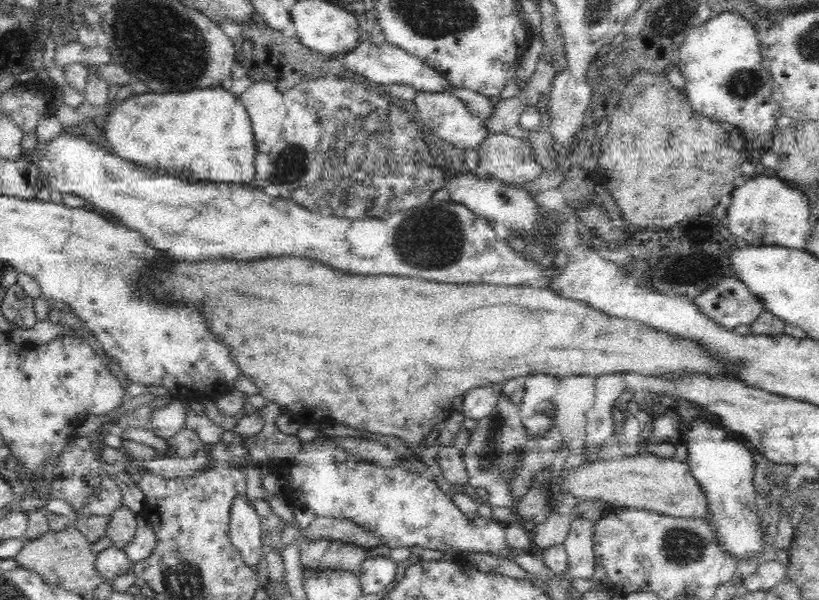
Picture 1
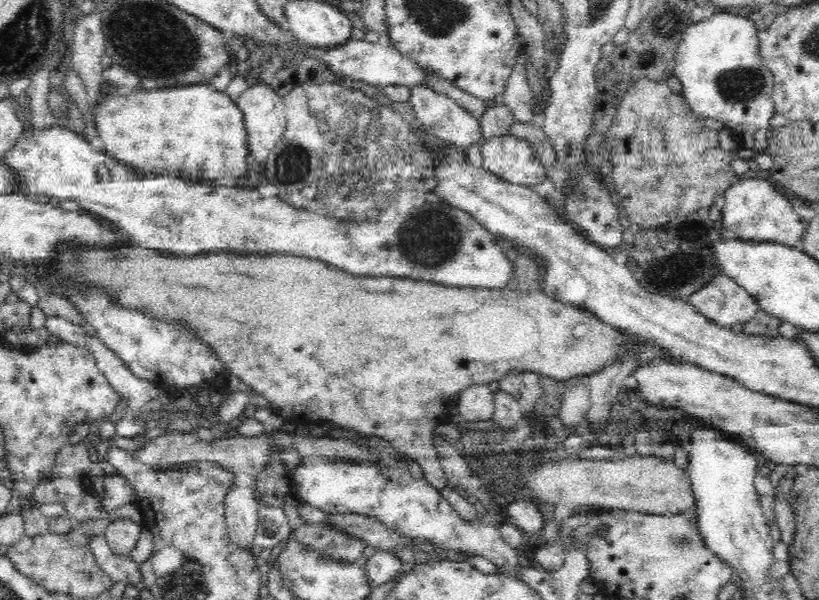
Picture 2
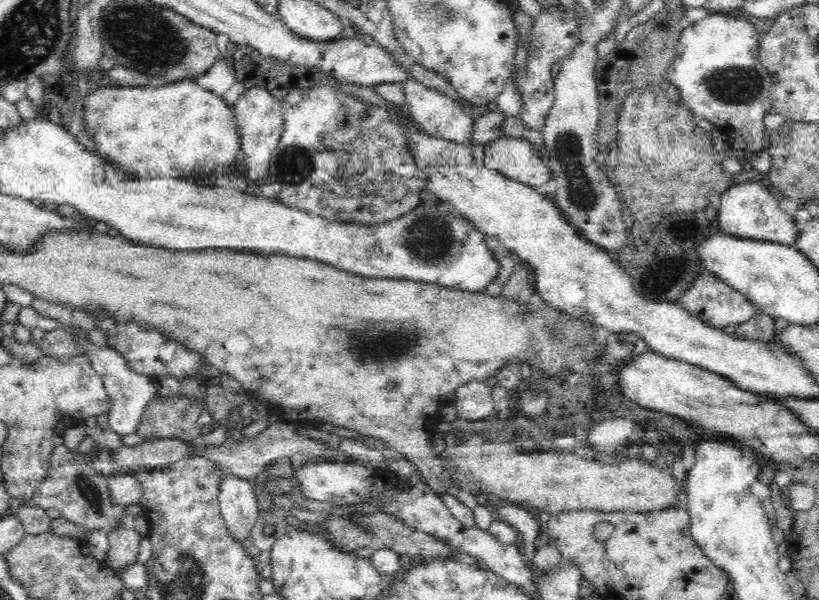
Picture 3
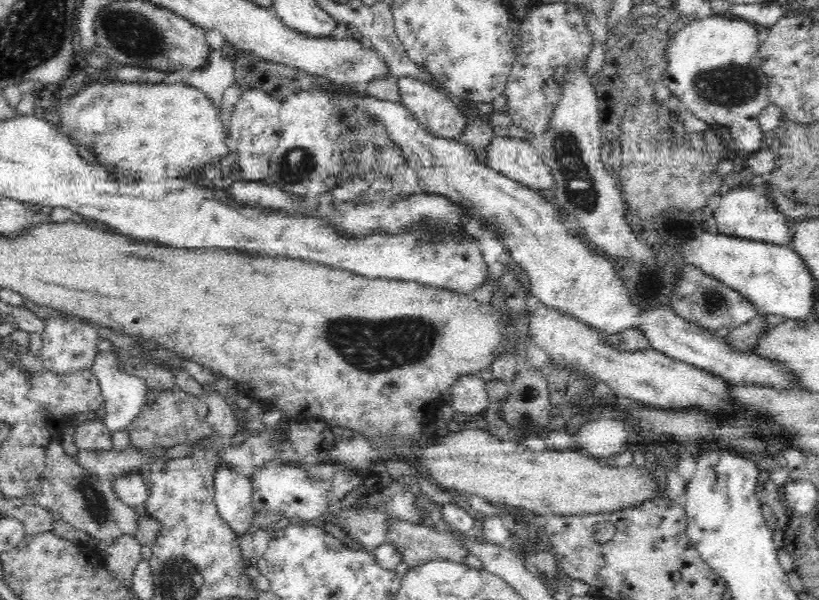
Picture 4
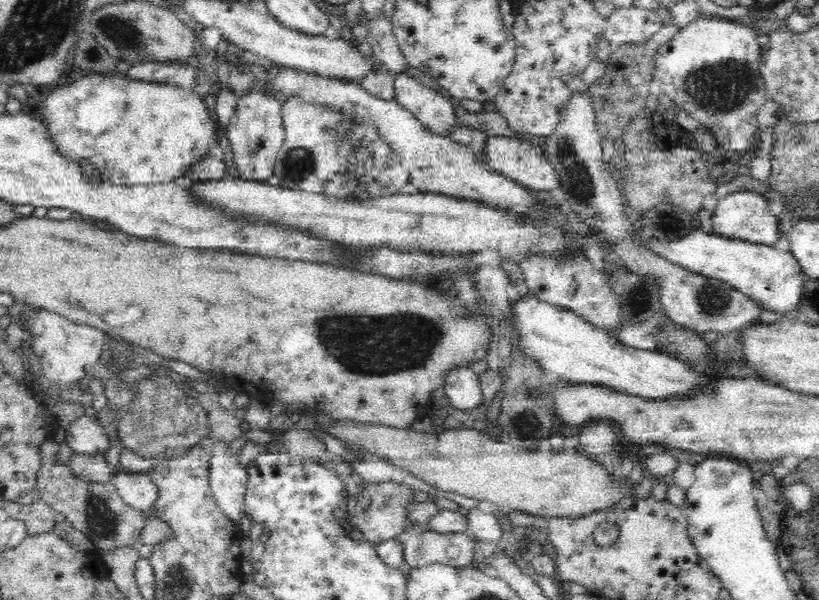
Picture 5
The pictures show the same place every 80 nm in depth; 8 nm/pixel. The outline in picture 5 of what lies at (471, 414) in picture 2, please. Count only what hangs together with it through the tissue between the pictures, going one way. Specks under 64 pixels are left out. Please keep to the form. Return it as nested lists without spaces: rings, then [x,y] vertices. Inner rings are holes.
[[[459,369],[448,374],[443,389],[450,398],[453,410],[476,409],[485,403],[481,380],[471,369]]]

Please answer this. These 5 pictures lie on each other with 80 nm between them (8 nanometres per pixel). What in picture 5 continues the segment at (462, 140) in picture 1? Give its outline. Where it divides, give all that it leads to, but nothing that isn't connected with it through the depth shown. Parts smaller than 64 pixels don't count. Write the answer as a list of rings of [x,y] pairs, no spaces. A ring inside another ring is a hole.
[[[405,73],[395,77],[394,89],[400,106],[407,108],[434,135],[449,137],[460,127],[456,109],[444,92],[437,92]]]

